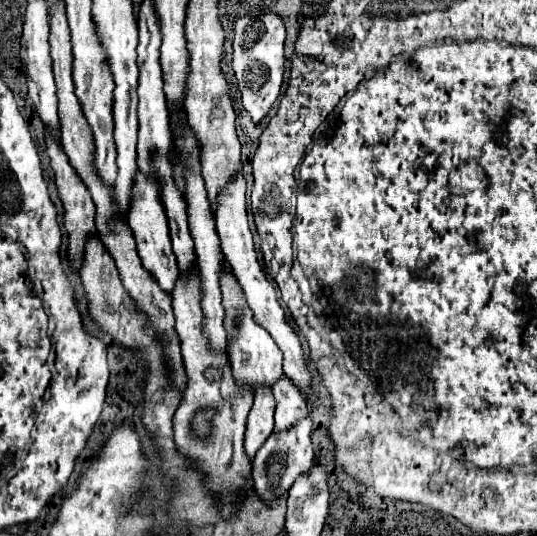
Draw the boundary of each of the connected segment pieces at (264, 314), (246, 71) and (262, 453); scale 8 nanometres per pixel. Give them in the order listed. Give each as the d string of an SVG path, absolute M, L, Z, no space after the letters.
M239 173L235 181L225 185L225 191L221 193L219 199L219 209L217 209L217 233L221 239L221 251L225 253L233 275L237 275L245 295L247 295L247 303L253 309L253 315L257 319L257 323L261 323L261 327L265 327L269 331L269 335L275 339L275 343L279 345L279 349L283 351L283 373L295 383L295 387L307 397L311 393L311 383L313 383L313 375L307 367L307 361L303 357L303 349L301 349L301 341L297 337L297 333L291 329L291 325L285 319L285 311L277 301L275 289L269 283L265 271L261 269L259 261L257 261L257 253L253 247L253 235L249 229L249 217L247 217L247 205L245 205L245 179Z
M245 13L235 21L233 37L233 71L239 81L243 107L255 123L259 123L279 97L283 83L283 41L285 27L277 13Z
M303 417L285 431L273 431L269 439L261 445L261 449L253 457L253 479L261 499L271 503L273 499L277 499L277 495L289 491L293 479L297 479L301 471L307 471L313 465L315 453L313 453L311 433L313 433L313 419Z

